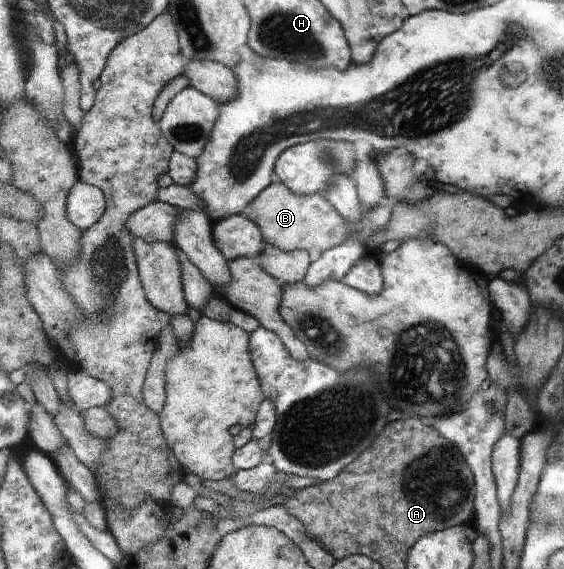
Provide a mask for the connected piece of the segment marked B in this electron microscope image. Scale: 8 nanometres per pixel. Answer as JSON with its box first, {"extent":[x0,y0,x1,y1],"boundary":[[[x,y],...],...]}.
{"extent":[248,184,352,256],"boundary":[[[270,184],[253,201],[255,212],[248,218],[257,224],[266,244],[281,251],[302,249],[312,256],[346,242],[352,235],[350,224],[332,206],[324,192],[294,194],[285,184]]]}

